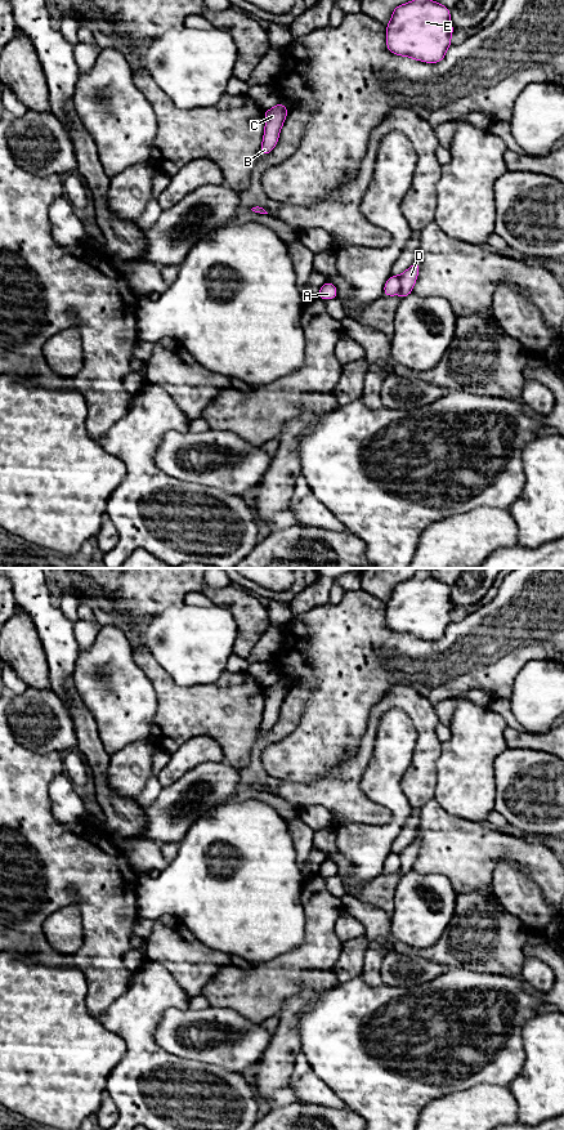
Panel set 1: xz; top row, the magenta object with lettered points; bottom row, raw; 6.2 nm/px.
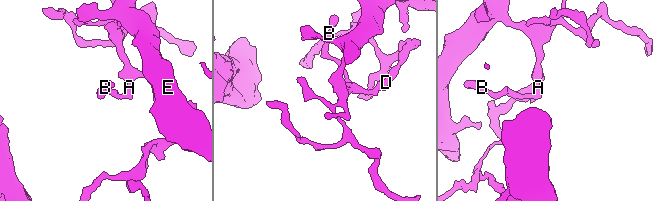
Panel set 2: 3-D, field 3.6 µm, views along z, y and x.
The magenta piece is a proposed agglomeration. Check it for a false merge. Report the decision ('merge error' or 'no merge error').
merge error

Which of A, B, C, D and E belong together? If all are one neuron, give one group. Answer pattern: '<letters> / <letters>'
A B C E / D

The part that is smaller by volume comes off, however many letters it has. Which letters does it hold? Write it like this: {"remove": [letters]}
{"remove": ["D"]}

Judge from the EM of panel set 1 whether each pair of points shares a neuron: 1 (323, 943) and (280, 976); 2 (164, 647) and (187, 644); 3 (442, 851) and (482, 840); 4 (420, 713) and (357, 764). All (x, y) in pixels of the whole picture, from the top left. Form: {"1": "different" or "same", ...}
{"1": "same", "2": "same", "3": "same", "4": "same"}

